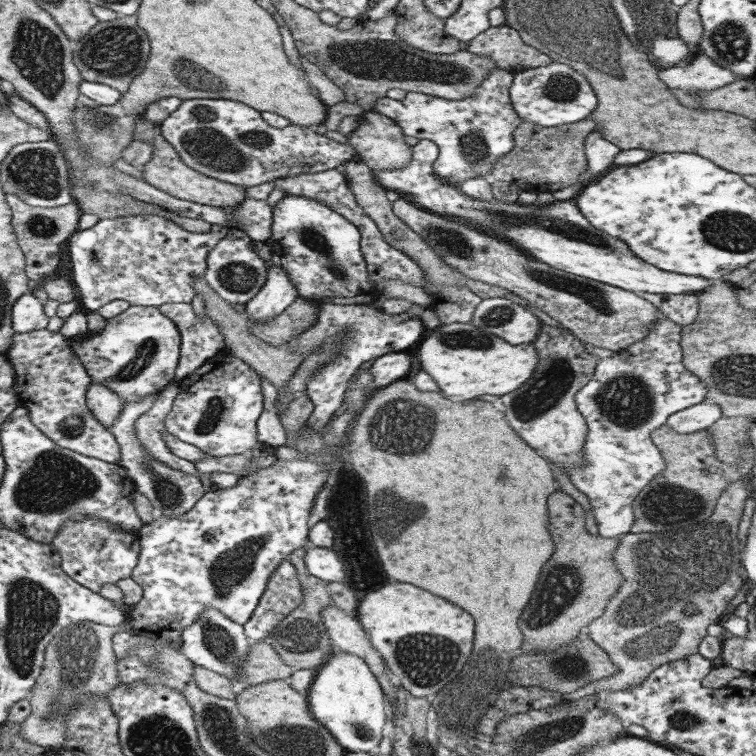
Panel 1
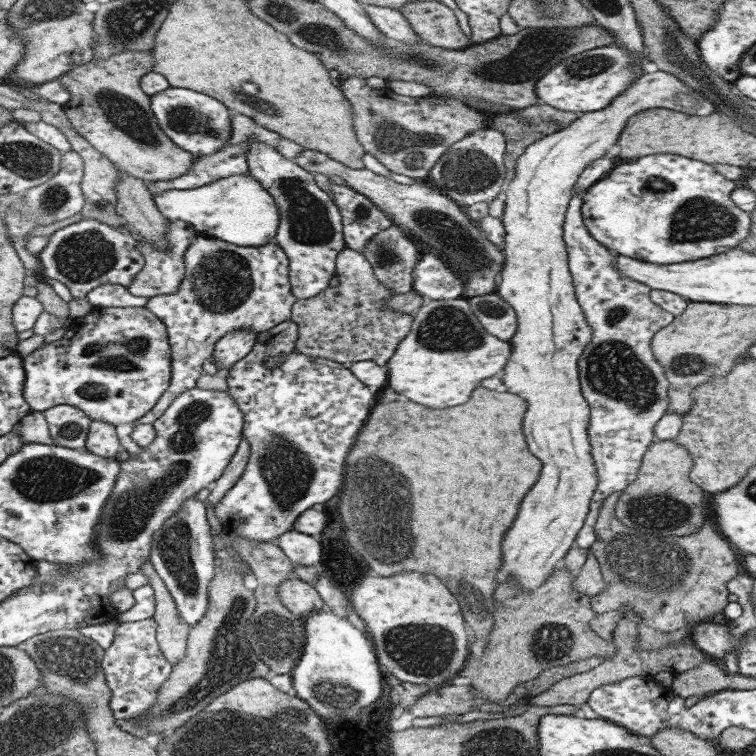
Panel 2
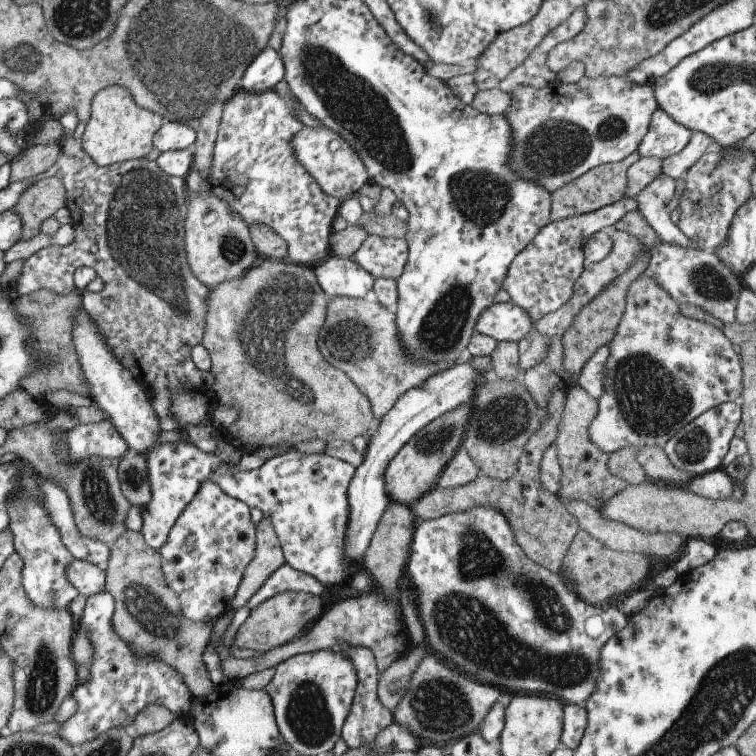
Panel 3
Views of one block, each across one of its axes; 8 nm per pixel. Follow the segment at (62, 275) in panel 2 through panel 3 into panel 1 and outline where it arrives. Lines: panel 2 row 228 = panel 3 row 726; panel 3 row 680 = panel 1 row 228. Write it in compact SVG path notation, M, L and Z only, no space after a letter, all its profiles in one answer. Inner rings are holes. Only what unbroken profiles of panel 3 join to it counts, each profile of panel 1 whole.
M130 215L100 219L92 228L78 229L68 239L72 281L78 302L92 312L111 300L126 300L130 306L160 307L162 304L190 303L196 296L194 282L204 278L206 258L228 232L228 226L211 225L210 232L188 232L179 224L158 215Z

